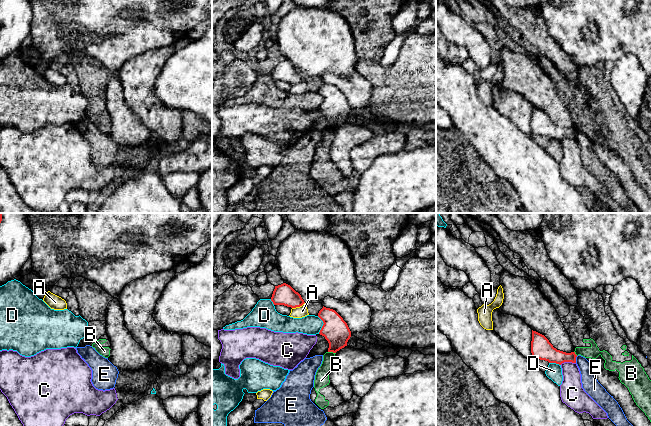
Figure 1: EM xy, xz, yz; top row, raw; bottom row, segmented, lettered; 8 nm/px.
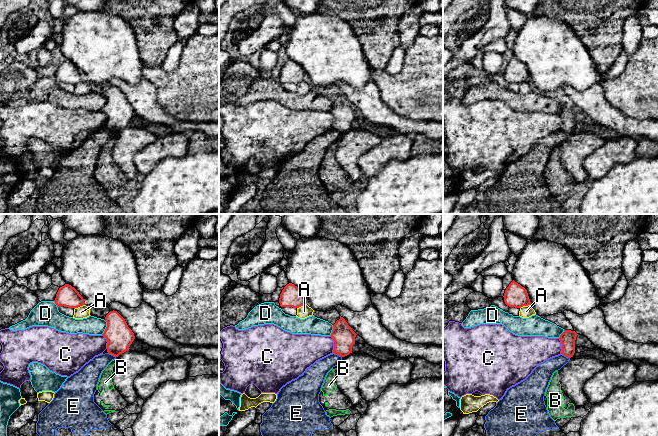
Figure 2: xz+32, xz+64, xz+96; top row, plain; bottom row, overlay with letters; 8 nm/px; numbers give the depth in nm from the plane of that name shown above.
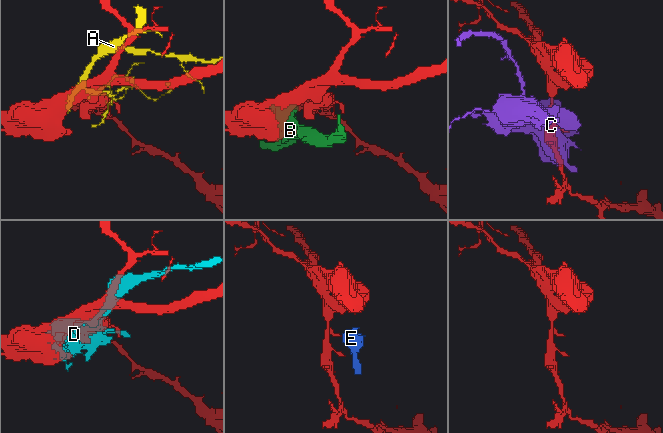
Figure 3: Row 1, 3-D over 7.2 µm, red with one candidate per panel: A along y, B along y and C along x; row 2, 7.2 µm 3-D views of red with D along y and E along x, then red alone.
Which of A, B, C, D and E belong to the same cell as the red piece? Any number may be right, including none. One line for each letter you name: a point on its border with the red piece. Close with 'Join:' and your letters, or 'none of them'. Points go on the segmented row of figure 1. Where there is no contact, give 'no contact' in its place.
Join: none of them

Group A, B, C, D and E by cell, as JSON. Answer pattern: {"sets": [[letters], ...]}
{"sets": [["A"], ["B"], ["C"], ["D"], ["E"]]}

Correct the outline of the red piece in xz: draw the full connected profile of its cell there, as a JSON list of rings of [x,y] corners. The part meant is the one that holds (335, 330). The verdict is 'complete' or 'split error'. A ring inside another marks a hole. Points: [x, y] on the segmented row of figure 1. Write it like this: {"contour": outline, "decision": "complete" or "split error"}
{"contour": [[[324,306],[319,311],[318,317],[324,323],[319,334],[328,341],[328,352],[336,353],[347,346],[351,331],[343,318],[335,310]]], "decision": "complete"}

